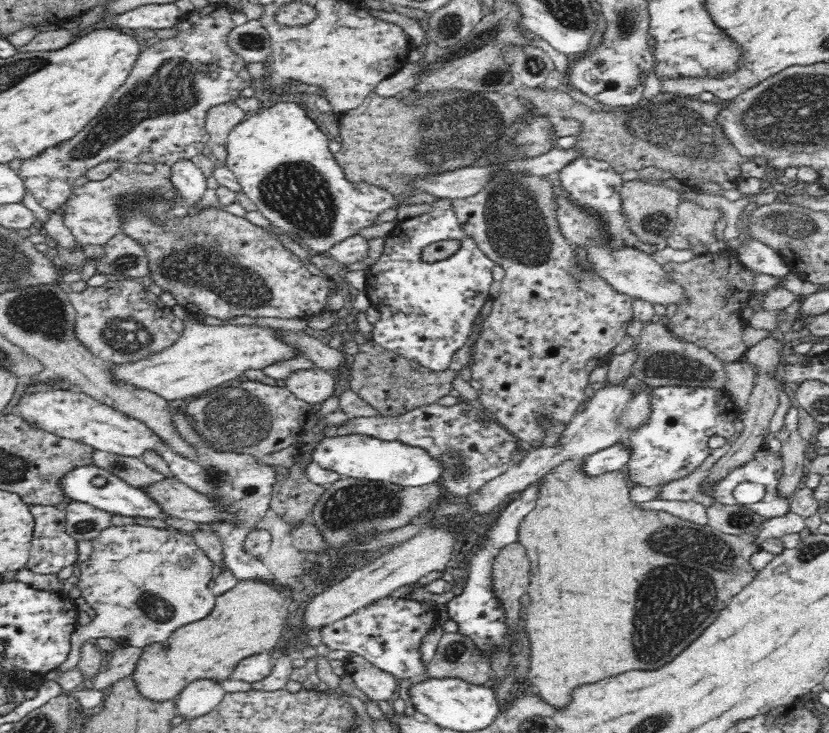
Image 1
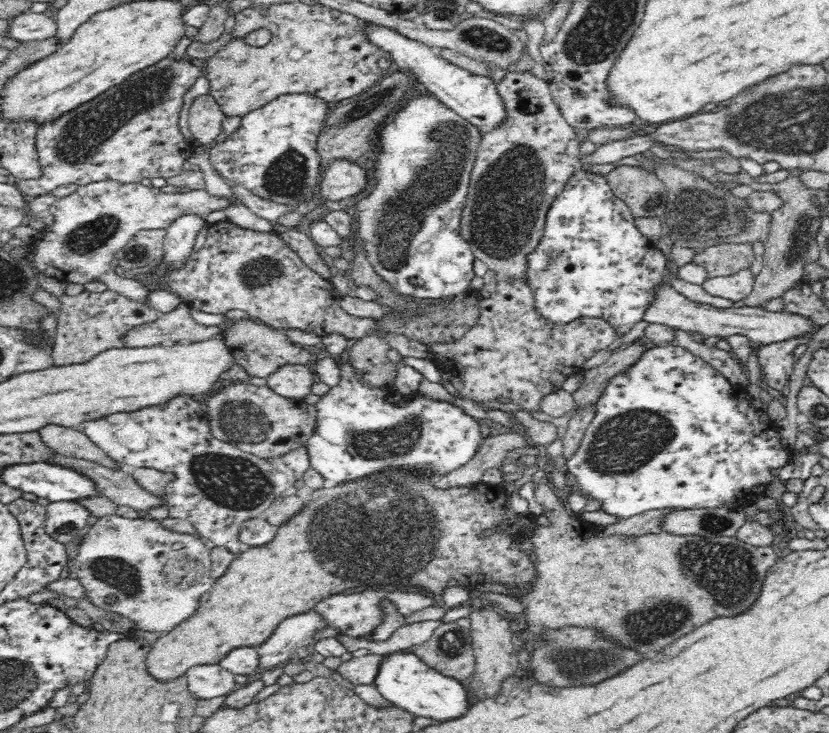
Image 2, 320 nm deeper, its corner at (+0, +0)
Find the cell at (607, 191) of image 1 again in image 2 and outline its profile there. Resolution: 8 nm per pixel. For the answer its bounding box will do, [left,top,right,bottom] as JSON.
[528,168,667,337]

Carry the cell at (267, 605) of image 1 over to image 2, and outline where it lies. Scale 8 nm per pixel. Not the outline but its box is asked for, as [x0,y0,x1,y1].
[145,473,536,682]

